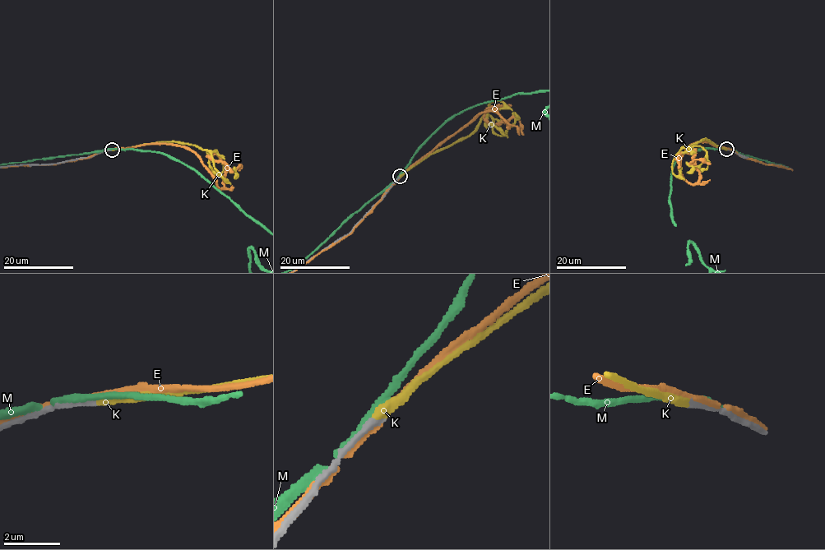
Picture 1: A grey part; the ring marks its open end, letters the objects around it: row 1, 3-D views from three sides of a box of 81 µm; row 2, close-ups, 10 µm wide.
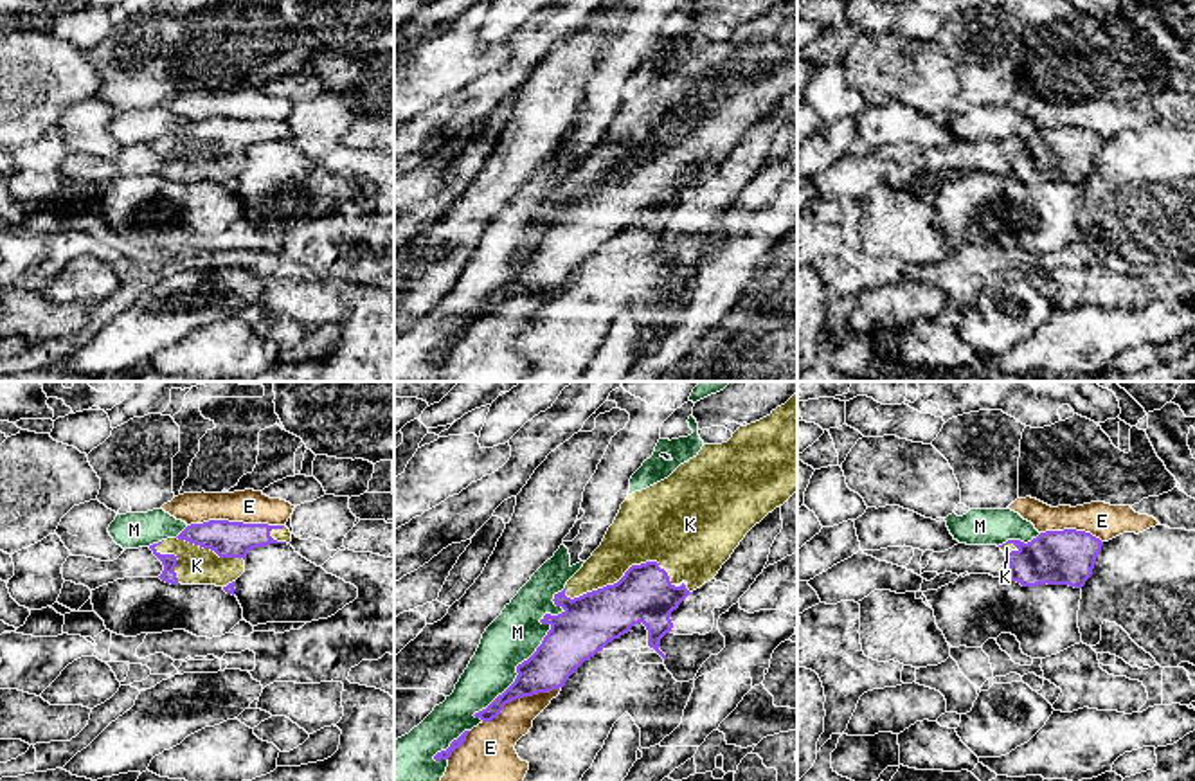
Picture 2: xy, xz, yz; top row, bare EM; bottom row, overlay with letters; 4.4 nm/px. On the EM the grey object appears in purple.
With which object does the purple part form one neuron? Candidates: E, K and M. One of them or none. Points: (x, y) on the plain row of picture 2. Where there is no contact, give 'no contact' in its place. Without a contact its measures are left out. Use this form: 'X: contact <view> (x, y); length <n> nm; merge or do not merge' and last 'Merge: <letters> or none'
E: contact xy (234, 119); length 440 nm; do not merge
K: contact xz (621, 175); length 500 nm; merge
M: contact xz (537, 245); length 700 nm; do not merge
Merge: K

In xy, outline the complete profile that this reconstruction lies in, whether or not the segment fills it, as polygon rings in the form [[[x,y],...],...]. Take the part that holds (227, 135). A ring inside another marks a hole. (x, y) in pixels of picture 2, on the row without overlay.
[[[209,117],[187,122],[176,135],[167,135],[149,142],[162,158],[162,178],[176,182],[216,182],[234,193],[236,176],[245,169],[247,151],[256,144],[270,140],[288,140],[292,130],[286,122],[243,121],[229,117]]]

